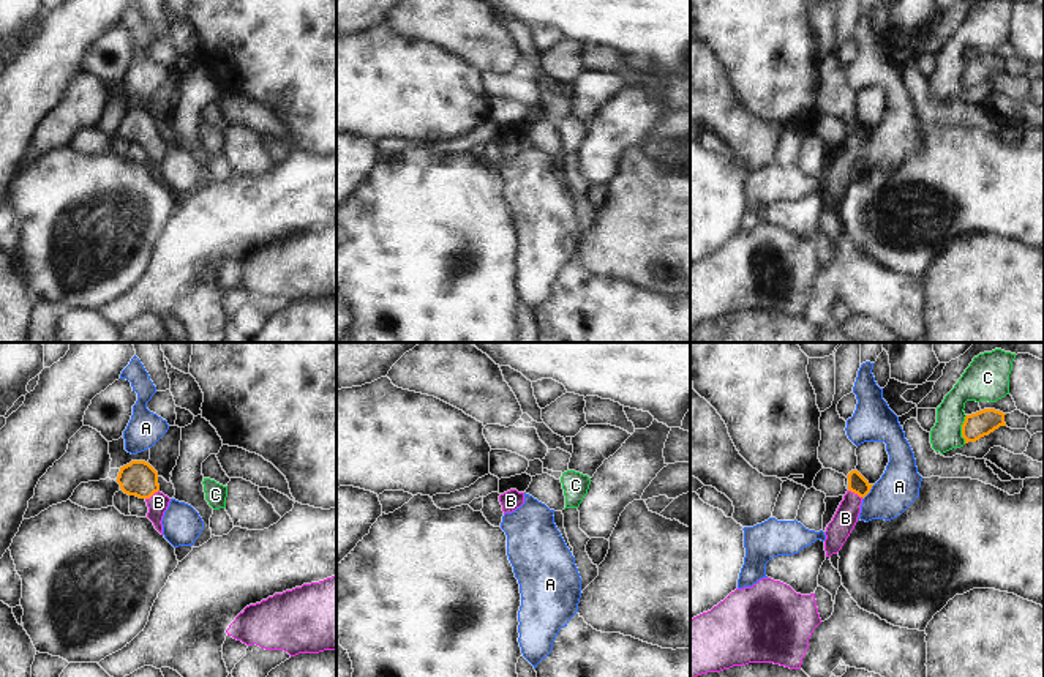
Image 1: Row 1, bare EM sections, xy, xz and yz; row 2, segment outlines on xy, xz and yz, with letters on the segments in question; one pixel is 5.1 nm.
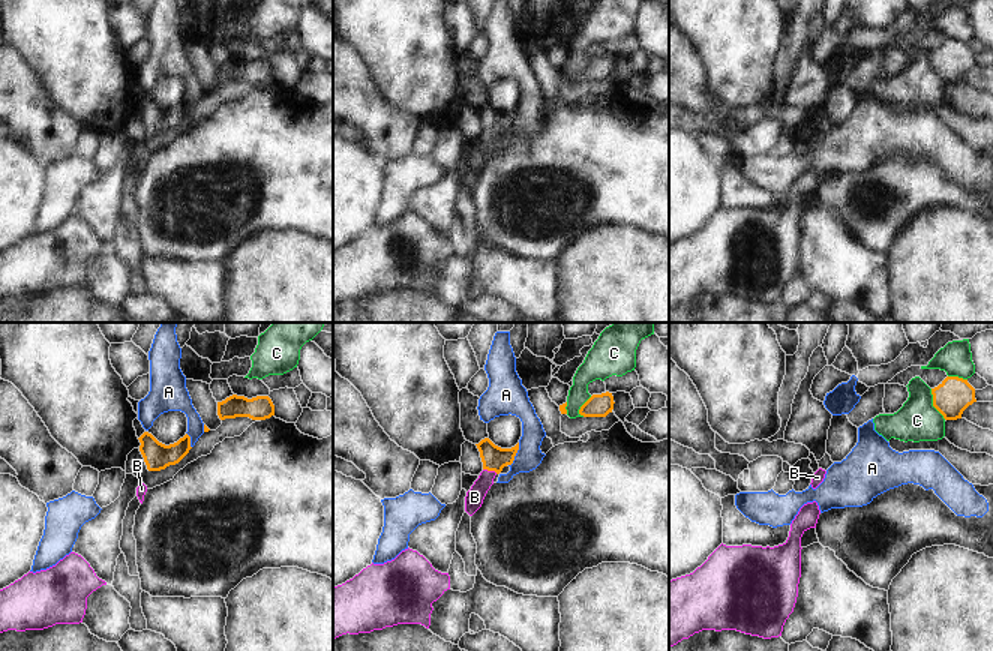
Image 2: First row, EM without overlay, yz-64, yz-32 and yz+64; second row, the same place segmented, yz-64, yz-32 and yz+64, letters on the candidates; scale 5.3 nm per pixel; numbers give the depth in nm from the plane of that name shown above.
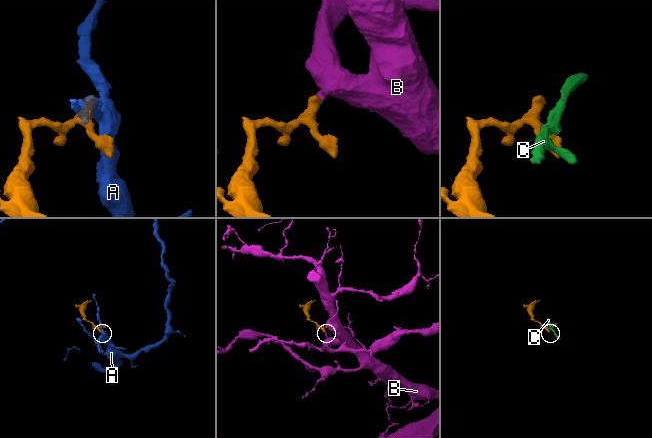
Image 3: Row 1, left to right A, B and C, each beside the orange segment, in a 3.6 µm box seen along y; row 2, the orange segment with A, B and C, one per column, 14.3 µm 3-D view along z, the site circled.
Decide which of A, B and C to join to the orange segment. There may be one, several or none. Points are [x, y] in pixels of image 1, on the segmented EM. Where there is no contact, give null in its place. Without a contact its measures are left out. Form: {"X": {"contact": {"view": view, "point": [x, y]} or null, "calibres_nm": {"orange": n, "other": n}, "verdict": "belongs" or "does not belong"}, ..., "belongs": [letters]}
{"A": {"contact": {"view": "yz", "point": [869, 491]}, "calibres_nm": {"orange": 100, "other": 200}, "verdict": "does not belong"}, "B": {"contact": {"view": "yz", "point": [856, 493]}, "calibres_nm": {"orange": 100, "other": 120}, "verdict": "belongs"}, "C": {"contact": {"view": "yz", "point": [962, 430]}, "calibres_nm": {"orange": 130, "other": 180}, "verdict": "does not belong"}, "belongs": ["B"]}

